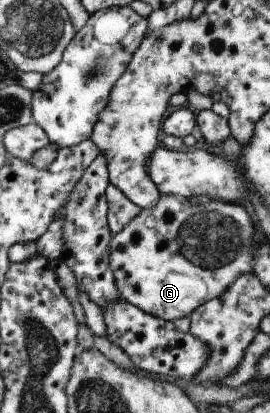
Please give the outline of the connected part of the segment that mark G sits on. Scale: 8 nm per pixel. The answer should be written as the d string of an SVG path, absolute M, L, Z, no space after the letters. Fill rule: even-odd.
M160 195L152 206L140 209L124 229L111 234L109 238L109 269L119 298L165 321L188 316L204 301L222 294L238 275L251 272L254 232L248 212L238 202L210 200L198 205L192 200L182 200L174 195Z

